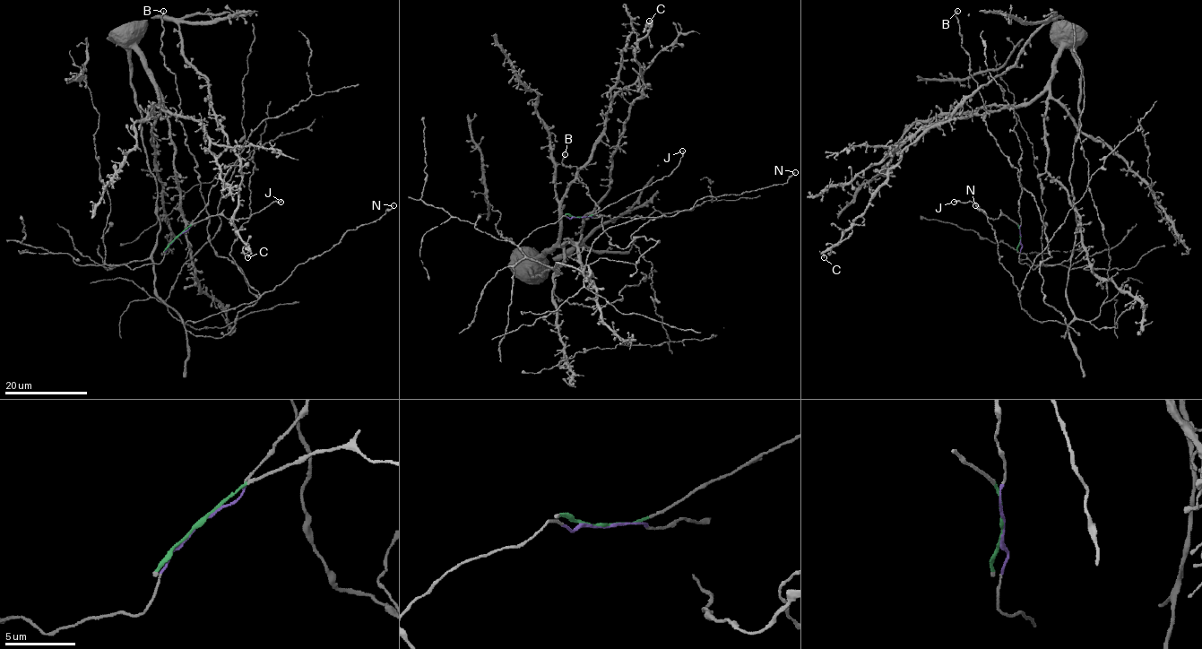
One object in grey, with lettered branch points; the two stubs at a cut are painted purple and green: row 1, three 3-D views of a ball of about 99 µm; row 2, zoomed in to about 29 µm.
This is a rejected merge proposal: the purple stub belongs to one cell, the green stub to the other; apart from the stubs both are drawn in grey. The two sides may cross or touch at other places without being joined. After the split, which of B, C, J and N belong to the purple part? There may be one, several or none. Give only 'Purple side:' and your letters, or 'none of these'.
Purple side: B, C, N

